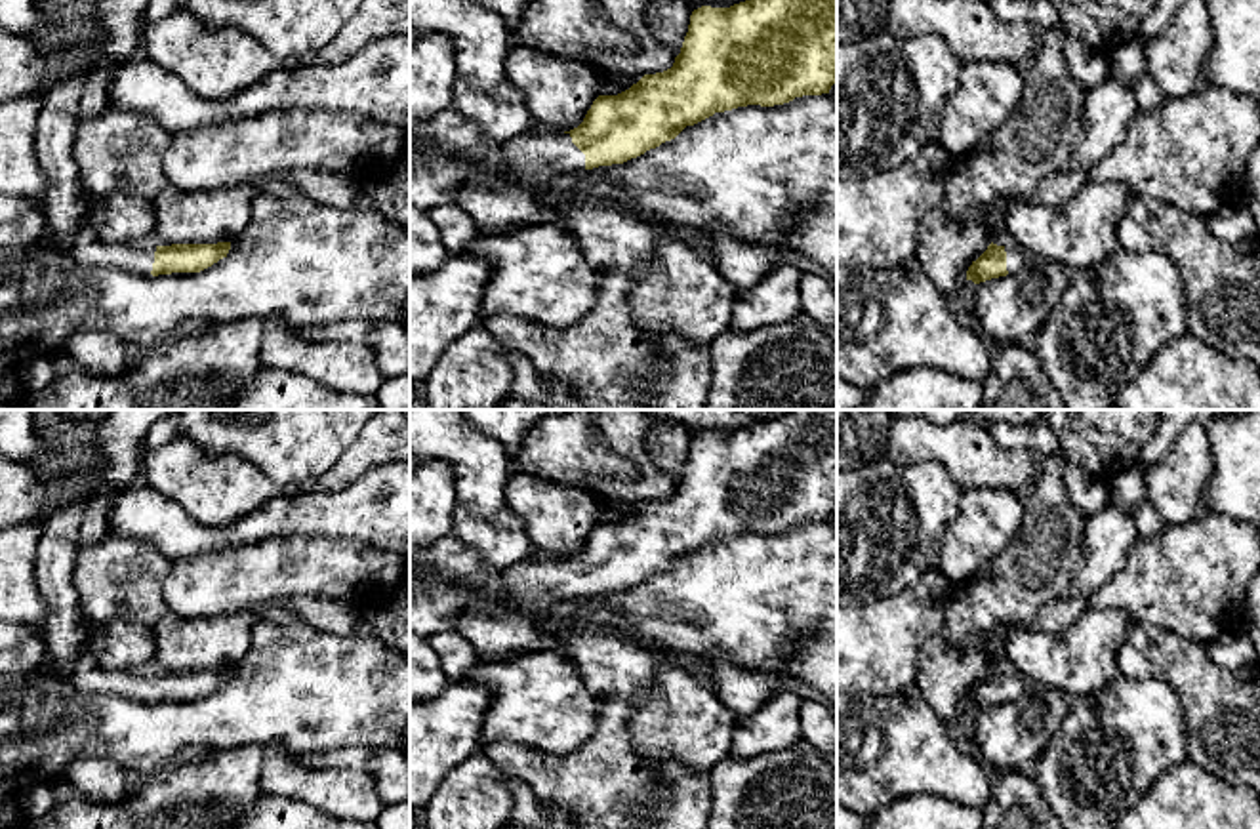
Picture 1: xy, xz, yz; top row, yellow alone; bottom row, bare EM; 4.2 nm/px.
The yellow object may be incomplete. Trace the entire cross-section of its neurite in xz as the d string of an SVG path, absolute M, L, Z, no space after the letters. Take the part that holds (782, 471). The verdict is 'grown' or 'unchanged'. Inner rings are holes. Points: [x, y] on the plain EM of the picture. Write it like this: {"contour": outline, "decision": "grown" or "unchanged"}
{"contour": "M785 410L782 415L770 417L770 419L759 419L751 427L734 431L730 435L711 435L701 433L692 438L688 459L684 463L681 480L675 484L675 490L671 495L656 501L644 501L637 511L633 511L629 516L618 520L618 522L599 522L591 536L587 537L583 549L570 556L570 558L557 558L557 556L528 556L520 560L518 564L513 564L507 568L503 576L503 583L507 587L507 596L499 602L496 602L490 610L484 610L480 606L473 606L465 612L459 612L456 616L456 633L459 633L465 640L473 644L473 648L478 652L480 657L517 657L526 656L532 652L538 652L545 646L549 646L555 640L557 631L538 617L539 610L547 610L557 600L566 600L572 596L593 596L599 593L612 593L612 591L623 591L631 585L637 585L644 581L650 576L660 574L665 568L675 566L686 553L694 553L715 539L732 537L738 534L747 532L761 532L761 534L774 534L793 528L795 524L803 522L822 522L829 520L831 513L837 509L837 410Z", "decision": "grown"}

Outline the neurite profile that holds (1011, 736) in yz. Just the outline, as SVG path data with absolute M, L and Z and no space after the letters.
M1029 680L1016 699L974 713L976 749L1001 774L1031 770L1067 713L1069 698L1064 692Z

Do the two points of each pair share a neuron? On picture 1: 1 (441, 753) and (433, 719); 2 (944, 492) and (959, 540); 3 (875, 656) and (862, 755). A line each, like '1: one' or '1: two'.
1: one
2: two
3: two

